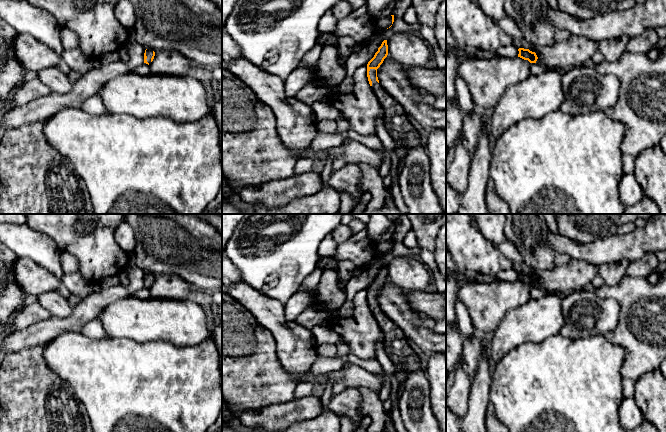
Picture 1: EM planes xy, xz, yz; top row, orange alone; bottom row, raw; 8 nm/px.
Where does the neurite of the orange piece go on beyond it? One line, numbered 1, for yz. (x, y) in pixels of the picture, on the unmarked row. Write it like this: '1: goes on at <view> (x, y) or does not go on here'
1: does not go on here

